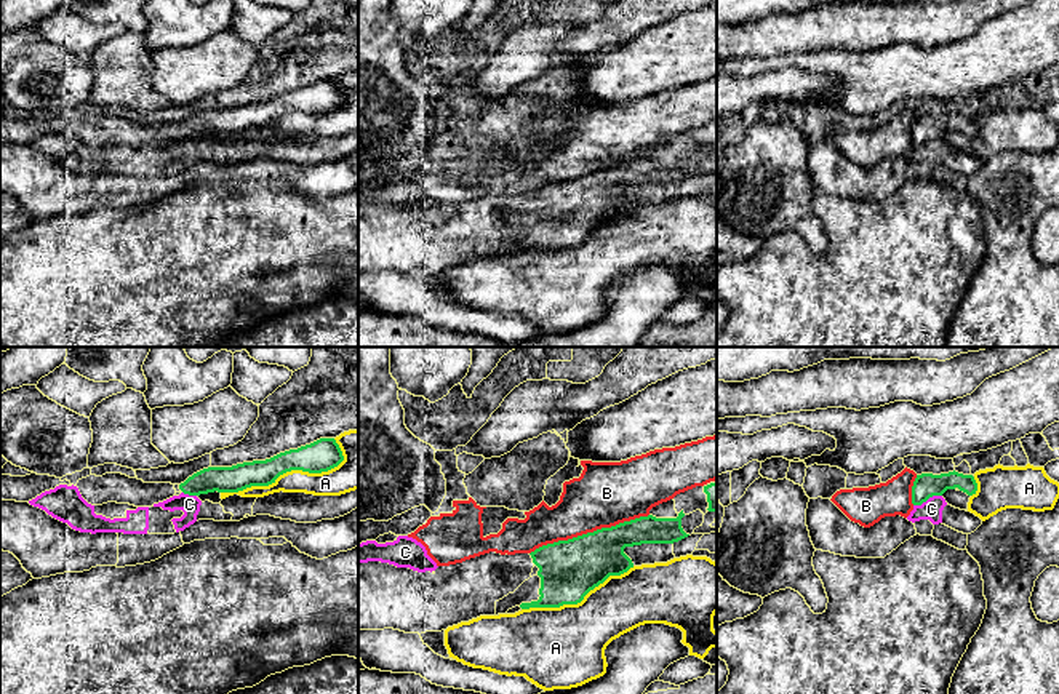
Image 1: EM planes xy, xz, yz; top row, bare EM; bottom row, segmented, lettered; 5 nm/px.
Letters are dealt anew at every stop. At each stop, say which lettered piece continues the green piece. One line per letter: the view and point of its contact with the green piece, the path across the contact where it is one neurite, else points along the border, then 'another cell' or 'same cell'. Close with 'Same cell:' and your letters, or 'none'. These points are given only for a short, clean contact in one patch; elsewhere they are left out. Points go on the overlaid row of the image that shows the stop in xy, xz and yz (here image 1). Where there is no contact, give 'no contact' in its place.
A: meets green in xy at (283, 472); another cell
B: meets green in xz at (589, 533); another cell
C: meets green in yz at (927, 499); border along yz (941, 494), (933, 494), (919, 506), (914, 506); another cell
Same cell: none

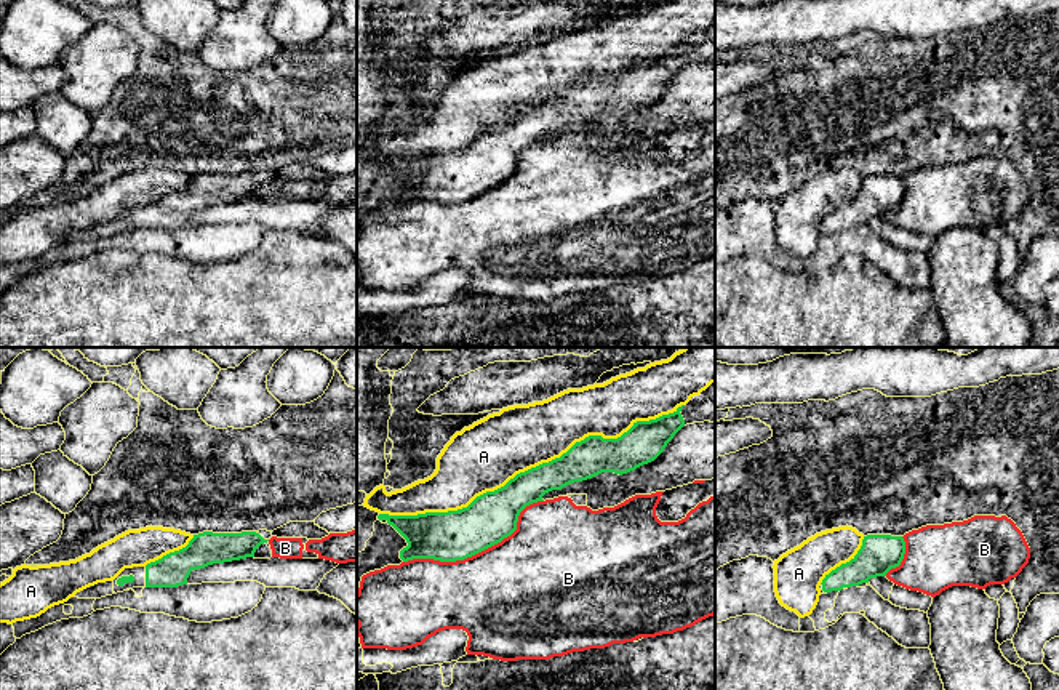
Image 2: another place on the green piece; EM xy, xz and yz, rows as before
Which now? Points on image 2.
A: meets green in xz at (531, 468); another cell
B: meets green in xz at (479, 551); another cell
Same cell: none

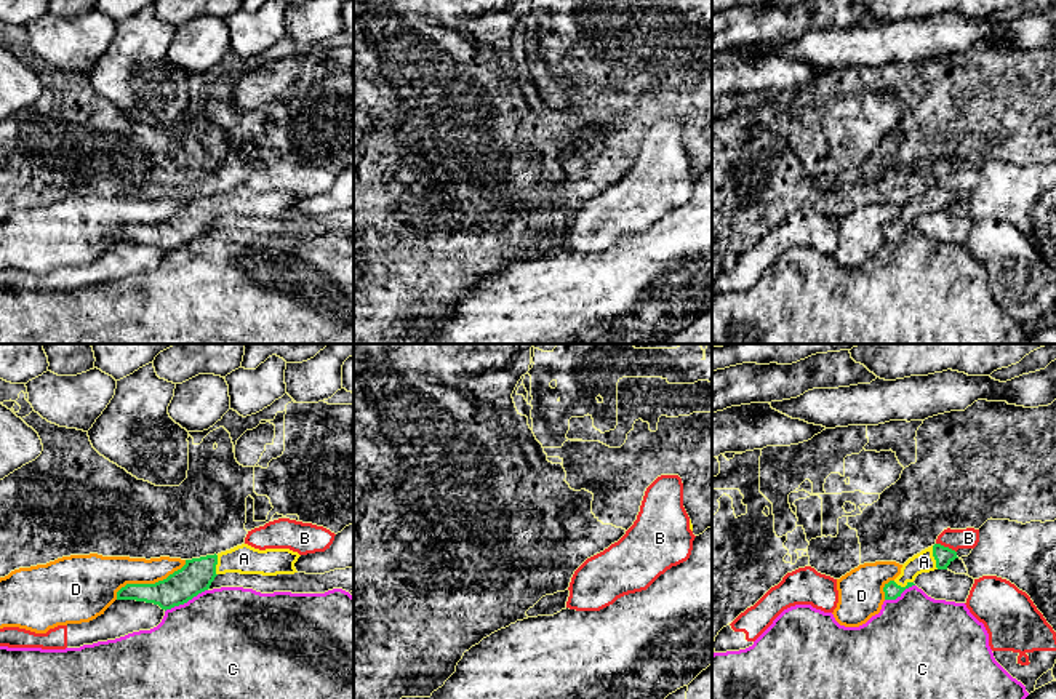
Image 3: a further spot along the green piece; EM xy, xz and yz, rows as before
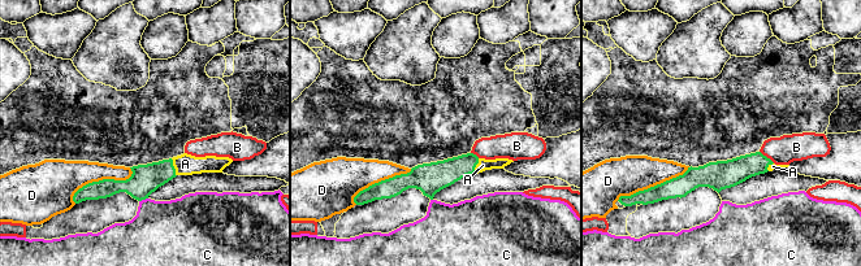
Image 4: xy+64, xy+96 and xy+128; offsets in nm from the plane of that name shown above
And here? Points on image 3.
A: meets green in yz at (933, 555); runs through yz (943, 555), (933, 555), (924, 562); same cell
B: meets green in yz at (946, 547); border along yz (936, 543), (956, 552); another cell
C: meets green in xy at (186, 602); border along xy (207, 589), (165, 611); another cell
D: meets green in xy at (149, 584); another cell
Same cell: A

